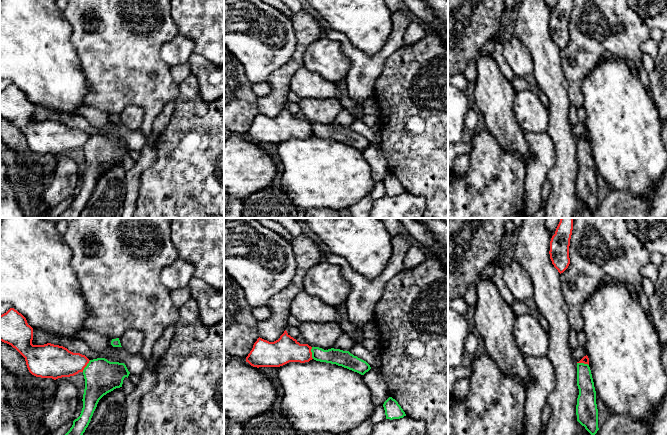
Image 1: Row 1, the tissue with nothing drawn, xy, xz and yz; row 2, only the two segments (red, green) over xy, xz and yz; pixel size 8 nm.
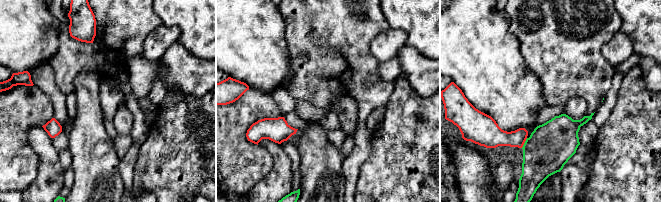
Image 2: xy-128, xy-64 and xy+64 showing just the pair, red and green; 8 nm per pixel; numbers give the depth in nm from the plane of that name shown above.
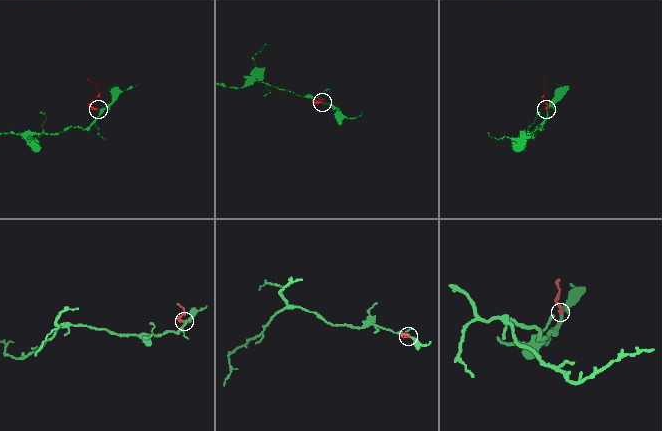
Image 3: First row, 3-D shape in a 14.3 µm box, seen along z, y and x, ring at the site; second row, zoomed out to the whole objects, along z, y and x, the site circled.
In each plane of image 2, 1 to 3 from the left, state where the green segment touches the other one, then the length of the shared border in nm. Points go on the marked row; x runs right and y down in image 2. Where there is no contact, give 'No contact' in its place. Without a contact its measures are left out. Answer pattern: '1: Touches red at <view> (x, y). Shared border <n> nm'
1: No contact
2: No contact
3: Touches red at xy+64 (524, 142). Shared border 90 nm

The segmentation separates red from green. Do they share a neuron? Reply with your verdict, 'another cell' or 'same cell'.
another cell

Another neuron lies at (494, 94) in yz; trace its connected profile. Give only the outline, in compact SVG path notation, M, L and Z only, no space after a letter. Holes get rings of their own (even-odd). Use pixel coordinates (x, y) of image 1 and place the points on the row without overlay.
M491 54L479 58L476 66L474 99L486 129L503 149L519 154L524 161L529 147L513 111L513 85L501 73Z

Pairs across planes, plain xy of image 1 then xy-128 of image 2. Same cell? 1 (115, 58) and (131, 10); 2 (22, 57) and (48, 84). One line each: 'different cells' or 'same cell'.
1: same cell
2: different cells

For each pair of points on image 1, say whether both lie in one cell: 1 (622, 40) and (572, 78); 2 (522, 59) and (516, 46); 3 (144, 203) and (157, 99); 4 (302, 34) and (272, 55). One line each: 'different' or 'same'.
1: same
2: same
3: different
4: different

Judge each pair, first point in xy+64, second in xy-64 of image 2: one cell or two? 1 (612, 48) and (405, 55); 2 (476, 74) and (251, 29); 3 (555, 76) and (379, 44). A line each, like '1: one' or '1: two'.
1: two
2: one
3: two

